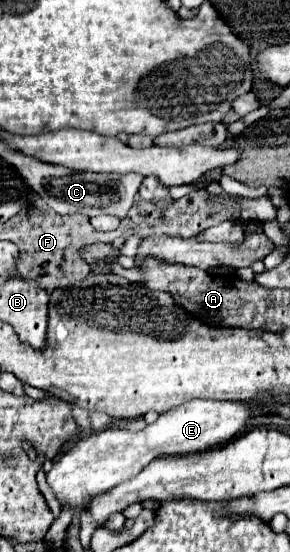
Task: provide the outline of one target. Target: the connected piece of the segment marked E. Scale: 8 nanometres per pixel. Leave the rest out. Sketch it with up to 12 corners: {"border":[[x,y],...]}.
{"border":[[192,399],[142,431],[104,429],[46,475],[58,501],[82,503],[152,459],[228,443],[252,403]]}

